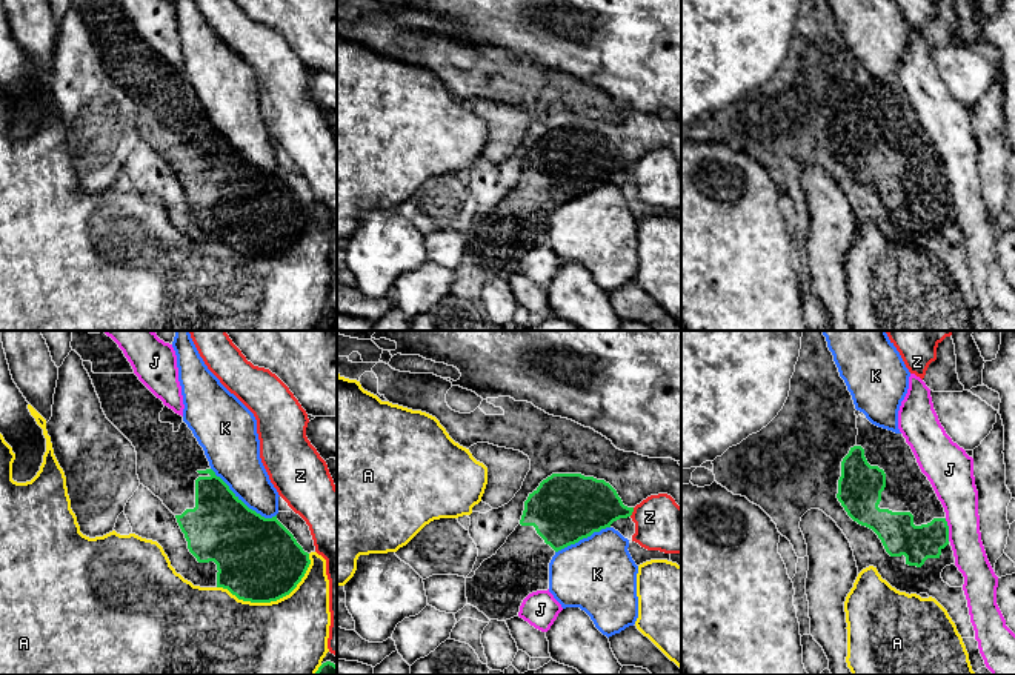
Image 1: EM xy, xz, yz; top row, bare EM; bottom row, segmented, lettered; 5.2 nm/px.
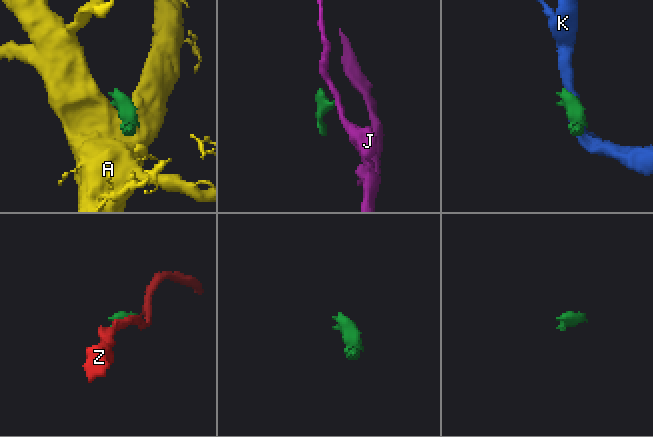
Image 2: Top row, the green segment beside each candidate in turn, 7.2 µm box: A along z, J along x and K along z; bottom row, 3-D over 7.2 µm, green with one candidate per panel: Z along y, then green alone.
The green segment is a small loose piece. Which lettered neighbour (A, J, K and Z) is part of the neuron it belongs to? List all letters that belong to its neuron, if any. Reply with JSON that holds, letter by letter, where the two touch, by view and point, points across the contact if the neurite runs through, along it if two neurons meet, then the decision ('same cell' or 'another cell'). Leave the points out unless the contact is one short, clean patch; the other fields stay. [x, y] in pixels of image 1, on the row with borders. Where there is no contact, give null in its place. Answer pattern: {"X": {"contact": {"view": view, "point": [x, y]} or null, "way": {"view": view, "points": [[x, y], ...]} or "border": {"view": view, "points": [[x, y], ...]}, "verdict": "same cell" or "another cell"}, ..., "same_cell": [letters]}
{"A": {"contact": {"view": "xy", "point": [272, 600]}, "verdict": "another cell"}, "J": {"contact": {"view": "yz", "point": [948, 529]}, "border": {"view": "yz", "points": [[945, 518], [949, 528], [949, 540]]}, "verdict": "another cell"}, "K": {"contact": {"view": "xy", "point": [242, 502]}, "verdict": "another cell"}, "Z": {"contact": {"view": "xz", "point": [632, 511]}, "verdict": "another cell"}, "same_cell": []}

